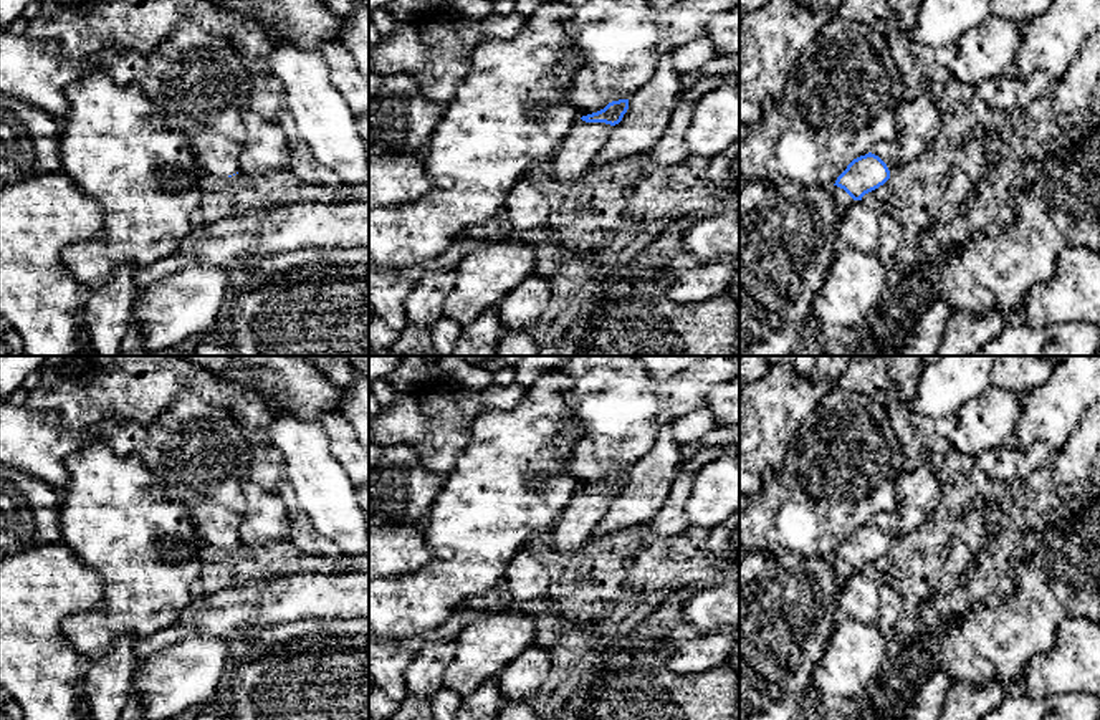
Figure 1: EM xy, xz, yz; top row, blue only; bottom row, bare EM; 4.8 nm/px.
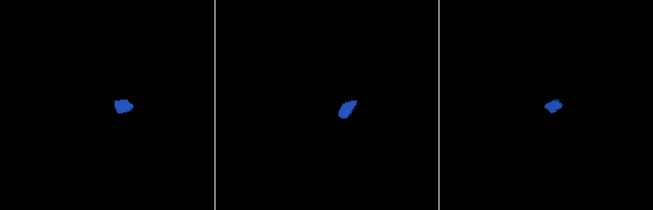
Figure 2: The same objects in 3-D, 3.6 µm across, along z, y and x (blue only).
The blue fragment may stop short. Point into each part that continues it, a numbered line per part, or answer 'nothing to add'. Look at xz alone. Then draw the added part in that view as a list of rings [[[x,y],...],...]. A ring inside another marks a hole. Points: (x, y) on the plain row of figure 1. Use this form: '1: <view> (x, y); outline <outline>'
1: xz (584, 510); outline [[[577,490],[549,530],[554,550],[577,550],[607,515],[614,497]]]

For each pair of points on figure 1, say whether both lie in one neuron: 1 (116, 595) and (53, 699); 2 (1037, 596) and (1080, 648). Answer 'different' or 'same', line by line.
1: different
2: different

